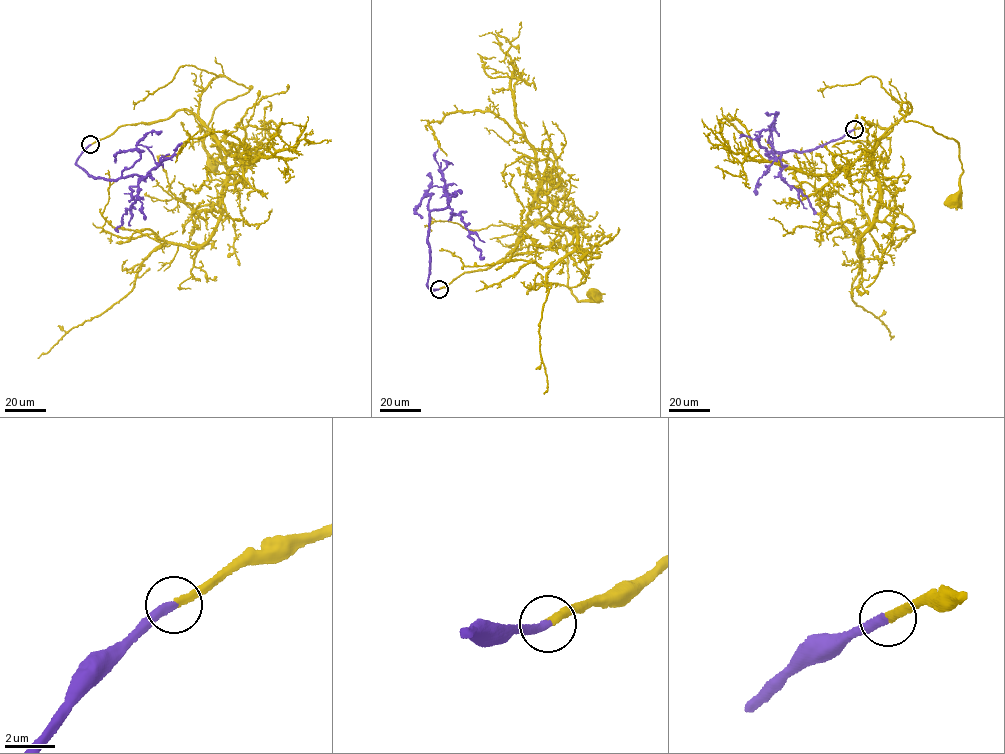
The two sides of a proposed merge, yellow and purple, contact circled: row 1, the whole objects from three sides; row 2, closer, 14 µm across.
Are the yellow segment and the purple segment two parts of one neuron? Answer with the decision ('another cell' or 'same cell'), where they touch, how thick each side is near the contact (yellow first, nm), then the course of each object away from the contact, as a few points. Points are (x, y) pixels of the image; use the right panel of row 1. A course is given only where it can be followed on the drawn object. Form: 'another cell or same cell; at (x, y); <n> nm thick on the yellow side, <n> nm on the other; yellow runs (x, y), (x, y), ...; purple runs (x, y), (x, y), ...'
same cell; at (854, 129); 280 nm thick on the yellow side, 320 nm on the other; yellow runs (854, 129), (894, 125), (885, 135), (910, 111), (908, 102), (905, 121), (958, 144), (963, 172), (953, 199); purple runs (854, 129), (814, 149), (772, 150), (781, 153), (781, 165), (787, 166), (781, 179), (806, 196), (814, 214)

